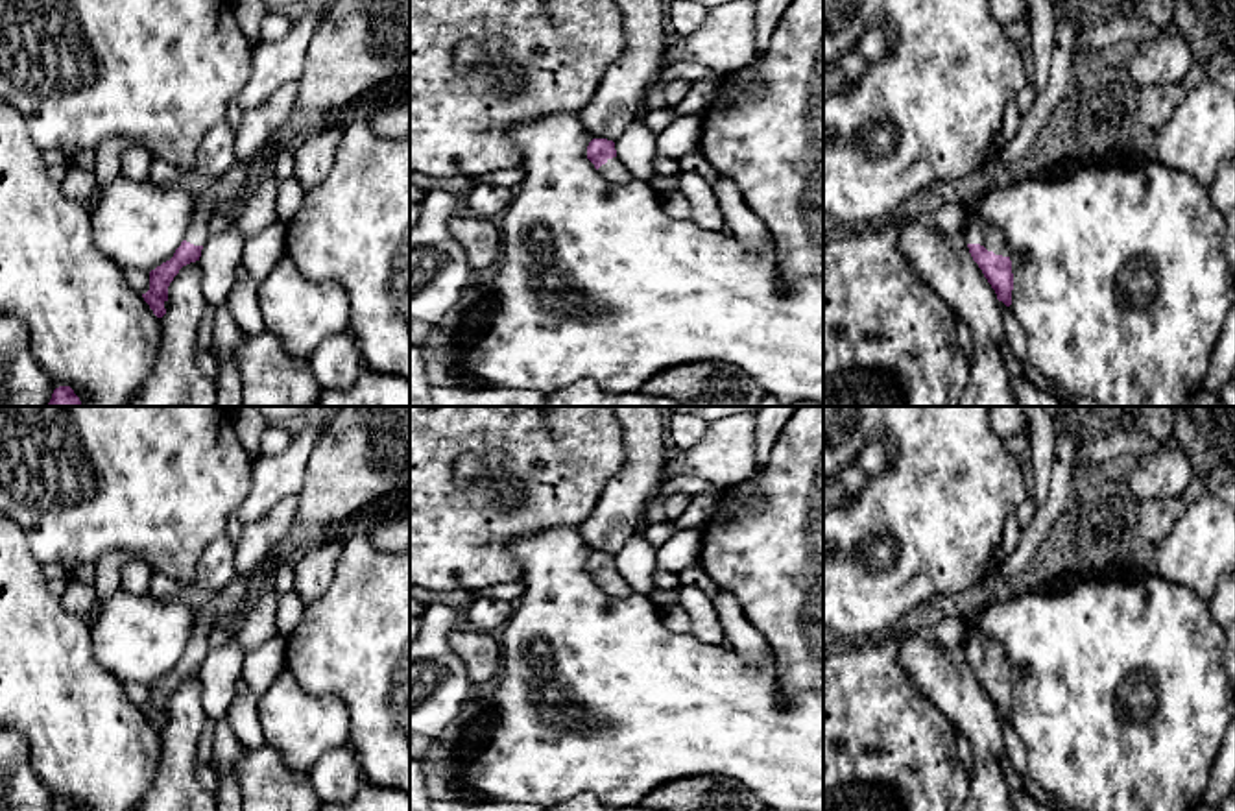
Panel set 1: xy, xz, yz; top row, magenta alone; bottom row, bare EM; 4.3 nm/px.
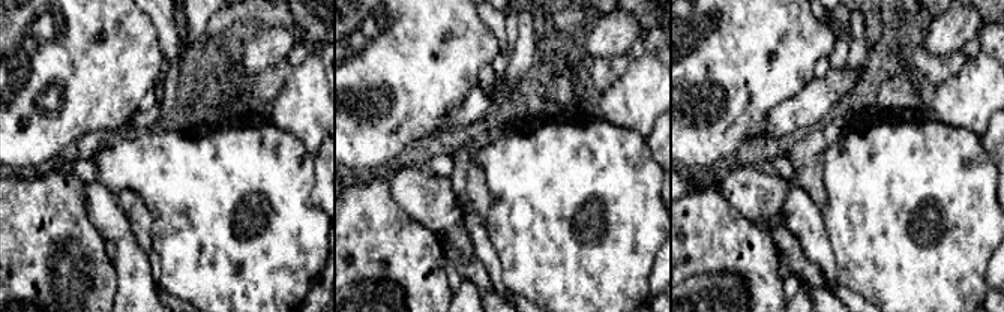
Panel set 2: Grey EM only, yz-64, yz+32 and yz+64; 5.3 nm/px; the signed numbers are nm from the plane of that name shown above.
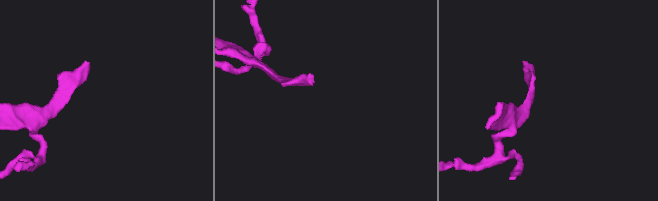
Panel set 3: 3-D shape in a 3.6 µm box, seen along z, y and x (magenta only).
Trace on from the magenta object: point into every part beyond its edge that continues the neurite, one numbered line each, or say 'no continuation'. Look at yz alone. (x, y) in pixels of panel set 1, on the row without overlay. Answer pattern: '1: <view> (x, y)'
1: yz (979, 645)

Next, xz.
1: xz (613, 584)

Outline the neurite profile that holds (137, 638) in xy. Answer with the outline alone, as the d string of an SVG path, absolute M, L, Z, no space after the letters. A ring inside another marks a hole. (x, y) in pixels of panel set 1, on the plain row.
M118 589L90 623L96 661L120 684L151 685L170 674L194 630L194 611L177 599Z

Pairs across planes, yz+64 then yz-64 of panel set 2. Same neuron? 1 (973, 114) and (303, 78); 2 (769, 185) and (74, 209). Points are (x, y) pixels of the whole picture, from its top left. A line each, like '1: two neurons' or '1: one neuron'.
1: one neuron
2: two neurons

